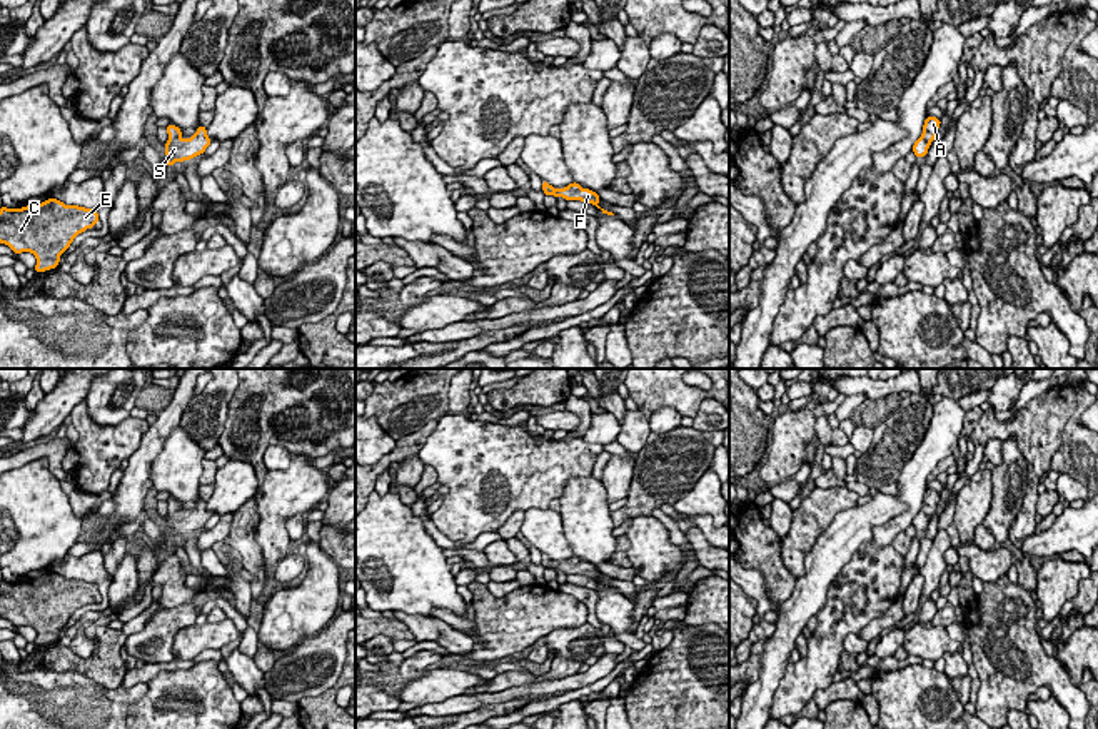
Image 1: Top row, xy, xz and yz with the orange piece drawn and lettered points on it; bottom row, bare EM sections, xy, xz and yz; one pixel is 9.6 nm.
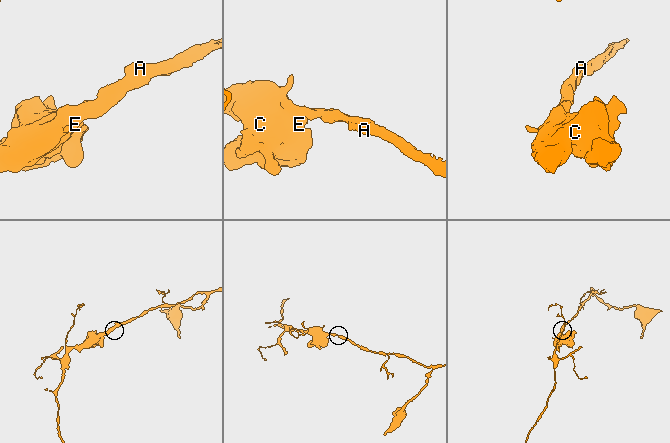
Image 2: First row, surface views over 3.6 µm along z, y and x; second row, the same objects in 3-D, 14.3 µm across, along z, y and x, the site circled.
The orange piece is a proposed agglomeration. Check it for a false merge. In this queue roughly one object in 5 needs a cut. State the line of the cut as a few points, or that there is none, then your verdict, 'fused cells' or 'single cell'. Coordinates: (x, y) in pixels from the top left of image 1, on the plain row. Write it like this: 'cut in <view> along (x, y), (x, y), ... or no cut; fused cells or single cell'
no cut; single cell

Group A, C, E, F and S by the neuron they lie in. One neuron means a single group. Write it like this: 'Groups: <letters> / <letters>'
Groups: A C E F S

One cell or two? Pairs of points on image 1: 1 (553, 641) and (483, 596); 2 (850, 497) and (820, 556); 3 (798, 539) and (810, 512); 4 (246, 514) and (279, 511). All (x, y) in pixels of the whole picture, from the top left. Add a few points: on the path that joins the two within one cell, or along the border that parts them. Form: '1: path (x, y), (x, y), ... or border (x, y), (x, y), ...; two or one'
1: border (583, 624), (558, 628), (544, 636); two
2: border (858, 504), (841, 509), (818, 539); two
3: path (803, 532), (810, 519); one
4: border (254, 496), (257, 509), (256, 542), (262, 551); two

